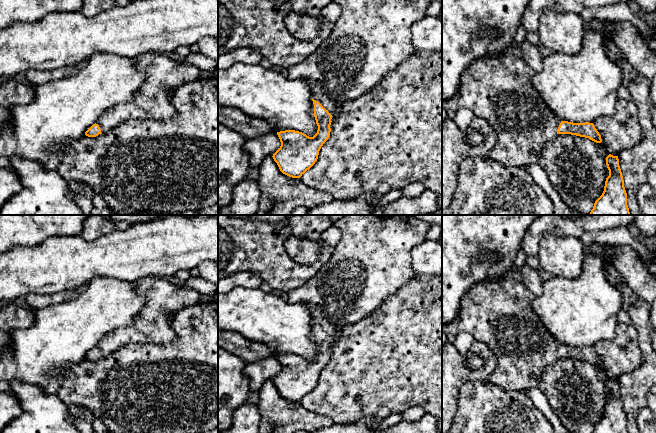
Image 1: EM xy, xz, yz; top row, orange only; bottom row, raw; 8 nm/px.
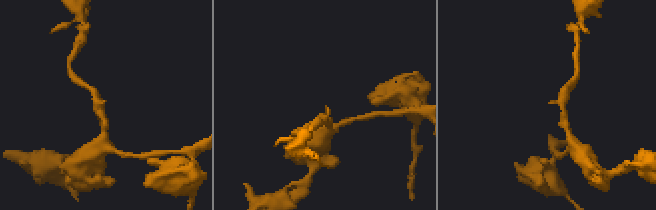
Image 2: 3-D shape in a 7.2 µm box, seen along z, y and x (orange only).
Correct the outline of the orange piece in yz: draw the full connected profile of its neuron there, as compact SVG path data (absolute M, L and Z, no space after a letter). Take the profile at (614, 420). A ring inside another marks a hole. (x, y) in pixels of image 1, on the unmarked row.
M609 378L606 381L606 389L609 400L606 402L604 415L595 425L593 433L629 433L618 380Z

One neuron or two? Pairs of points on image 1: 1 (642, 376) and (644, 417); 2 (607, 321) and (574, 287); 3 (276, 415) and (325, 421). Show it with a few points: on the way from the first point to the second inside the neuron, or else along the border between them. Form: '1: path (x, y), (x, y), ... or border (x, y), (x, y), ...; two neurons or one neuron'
1: border (645, 405), (638, 412), (636, 422); two neurons
2: path (599, 313), (581, 295); one neuron
3: path (288, 417), (313, 421); one neuron

